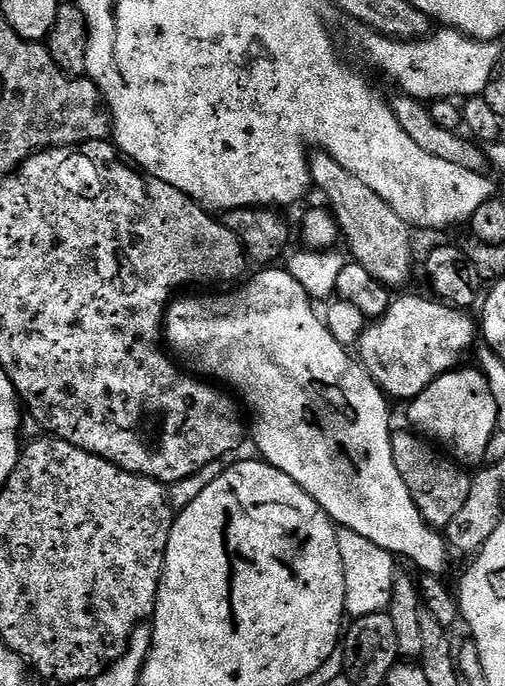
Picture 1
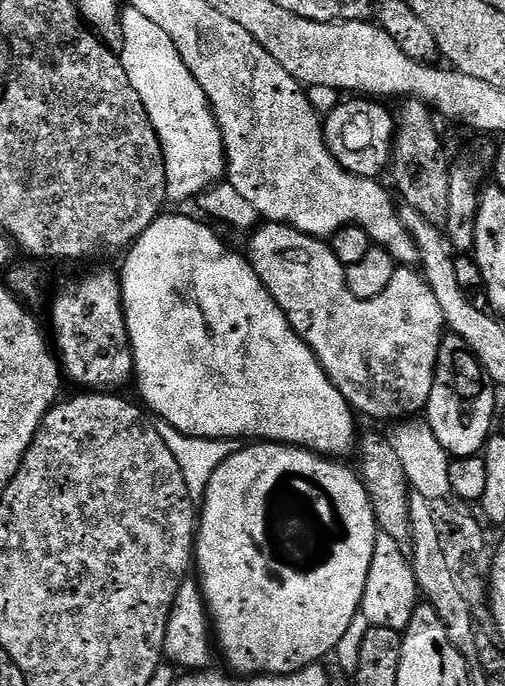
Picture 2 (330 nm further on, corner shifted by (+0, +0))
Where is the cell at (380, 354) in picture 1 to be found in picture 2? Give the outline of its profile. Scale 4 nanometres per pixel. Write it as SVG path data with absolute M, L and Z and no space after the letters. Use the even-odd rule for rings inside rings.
M264 222L247 237L246 259L254 274L278 302L290 326L308 344L324 373L361 417L397 422L415 417L428 407L431 386L434 384L436 358L440 341L446 334L442 306L434 298L434 290L424 281L415 267L397 267L390 284L372 300L359 300L350 294L344 277L345 265L334 258L331 247L323 239L307 236L284 224Z

